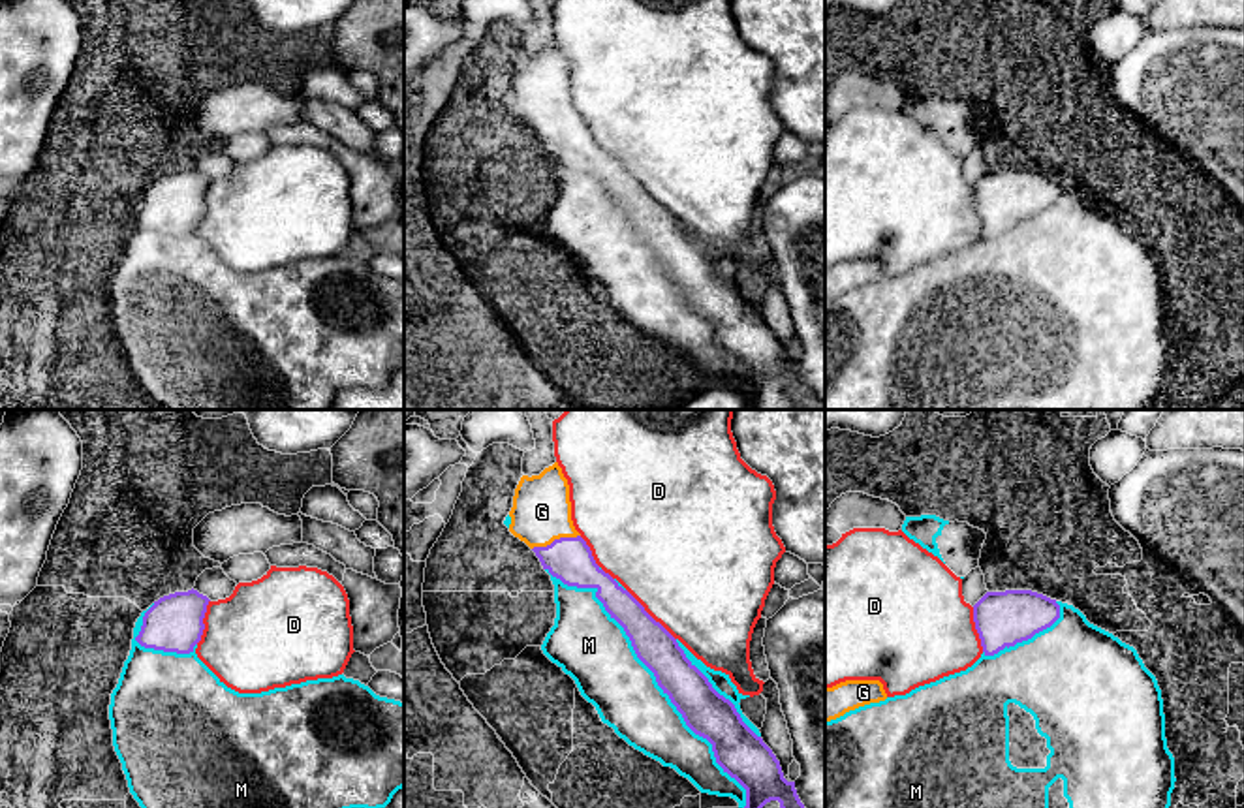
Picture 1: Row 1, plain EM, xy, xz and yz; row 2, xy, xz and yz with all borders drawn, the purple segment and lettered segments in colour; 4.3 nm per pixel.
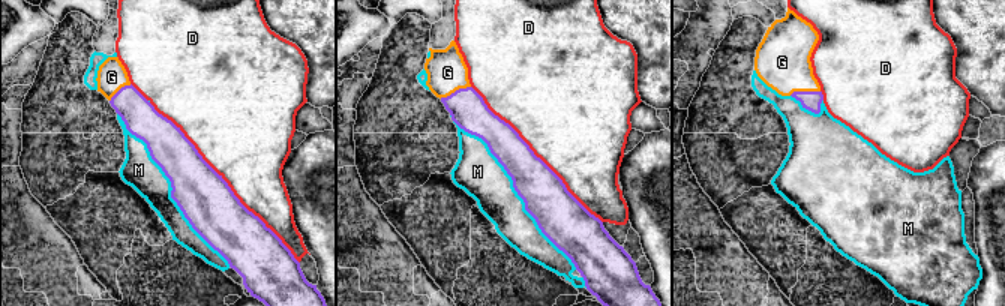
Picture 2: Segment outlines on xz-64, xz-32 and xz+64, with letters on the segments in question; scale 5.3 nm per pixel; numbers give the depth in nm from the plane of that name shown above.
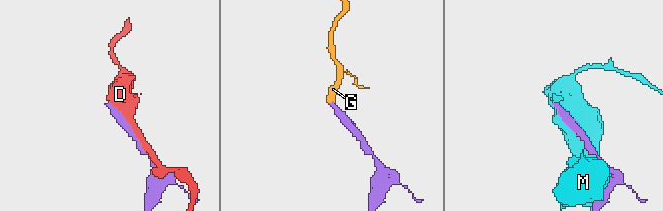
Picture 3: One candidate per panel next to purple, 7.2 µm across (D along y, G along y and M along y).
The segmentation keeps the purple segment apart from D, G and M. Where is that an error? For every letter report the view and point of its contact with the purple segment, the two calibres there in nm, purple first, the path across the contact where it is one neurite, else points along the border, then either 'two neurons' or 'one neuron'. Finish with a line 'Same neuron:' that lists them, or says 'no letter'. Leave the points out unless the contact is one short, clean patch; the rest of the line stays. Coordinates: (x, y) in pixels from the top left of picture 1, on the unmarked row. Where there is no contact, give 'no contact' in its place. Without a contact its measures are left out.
D: contact xz (649, 194); calibres 170 and 500 nm; two neurons
G: contact xz (555, 119); calibres 190 and 260 nm; way xz (568, 138), (555, 119), (542, 98), (542, 91); one neuron
M: contact xz (654, 254); calibres 190 and 300 nm; two neurons
Same neuron: G

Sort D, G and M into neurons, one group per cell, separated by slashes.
D / G / M

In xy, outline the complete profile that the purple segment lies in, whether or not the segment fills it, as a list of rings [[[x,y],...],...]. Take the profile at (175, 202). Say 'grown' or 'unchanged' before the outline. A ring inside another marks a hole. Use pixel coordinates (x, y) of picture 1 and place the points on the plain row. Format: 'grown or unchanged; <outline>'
unchanged; [[[197,169],[160,177],[145,192],[135,220],[145,227],[190,233],[201,220],[209,177]]]

